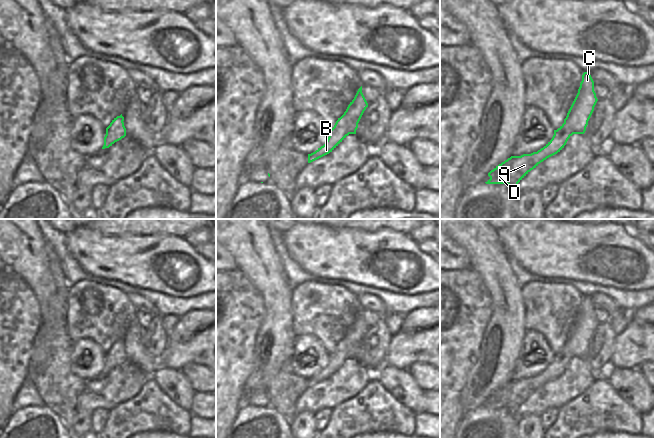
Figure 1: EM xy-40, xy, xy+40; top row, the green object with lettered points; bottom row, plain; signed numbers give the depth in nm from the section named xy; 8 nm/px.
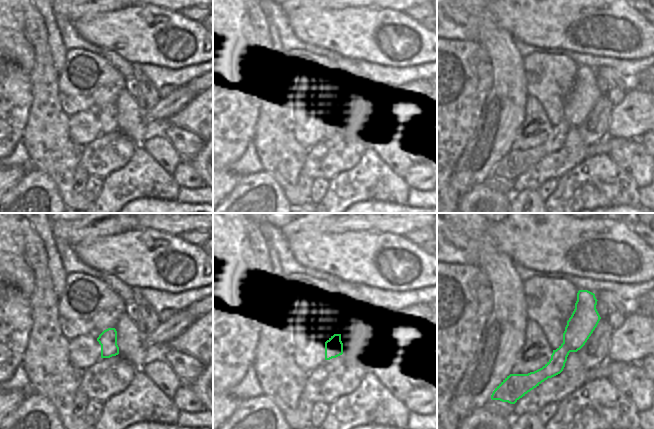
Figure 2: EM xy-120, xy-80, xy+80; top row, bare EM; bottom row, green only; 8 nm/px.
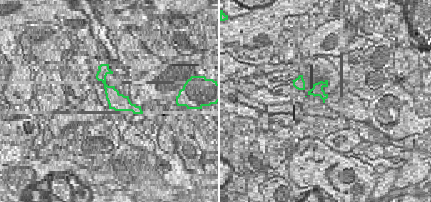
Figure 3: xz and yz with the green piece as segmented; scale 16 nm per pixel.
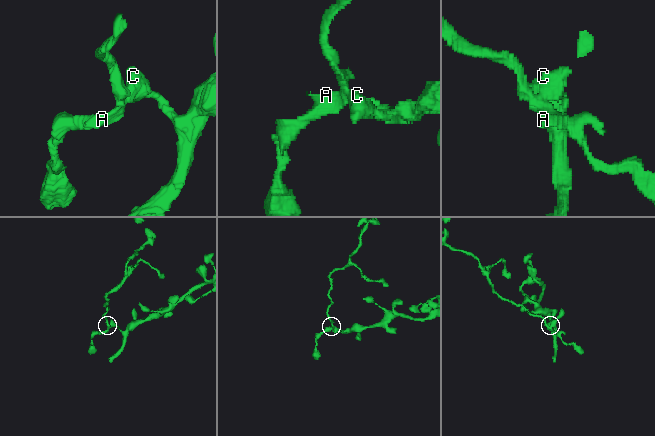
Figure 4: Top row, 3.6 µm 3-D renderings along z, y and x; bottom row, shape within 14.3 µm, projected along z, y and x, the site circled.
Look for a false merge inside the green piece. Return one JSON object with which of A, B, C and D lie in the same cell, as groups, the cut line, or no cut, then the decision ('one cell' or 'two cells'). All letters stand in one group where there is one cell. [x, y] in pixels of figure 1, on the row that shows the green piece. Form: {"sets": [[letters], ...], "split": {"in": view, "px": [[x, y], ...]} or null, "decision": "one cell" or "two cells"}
{"sets": [["A", "B", "D"], ["C"]], "split": {"in": "xy", "px": [[342, 115], [350, 133]]}, "decision": "two cells"}

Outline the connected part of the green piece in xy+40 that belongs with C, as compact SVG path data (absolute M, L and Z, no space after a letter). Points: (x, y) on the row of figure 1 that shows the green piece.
M584 72L578 93L567 113L574 134L584 134L598 99L590 72Z

